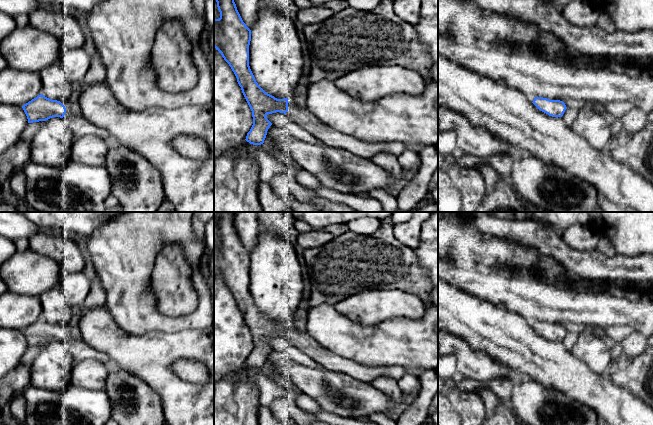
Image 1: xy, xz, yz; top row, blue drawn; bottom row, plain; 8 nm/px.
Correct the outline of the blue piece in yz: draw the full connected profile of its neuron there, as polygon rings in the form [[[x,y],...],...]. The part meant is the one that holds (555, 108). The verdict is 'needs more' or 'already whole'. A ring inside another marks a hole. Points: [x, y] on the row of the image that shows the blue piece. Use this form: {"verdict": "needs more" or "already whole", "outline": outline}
{"verdict": "already whole", "outline": [[[535,97],[532,102],[540,111],[552,117],[562,117],[567,109],[565,103],[560,100],[550,100],[543,97]]]}

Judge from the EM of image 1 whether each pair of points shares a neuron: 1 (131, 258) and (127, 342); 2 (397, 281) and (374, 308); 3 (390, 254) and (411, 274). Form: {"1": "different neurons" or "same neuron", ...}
{"1": "different neurons", "2": "different neurons", "3": "same neuron"}

